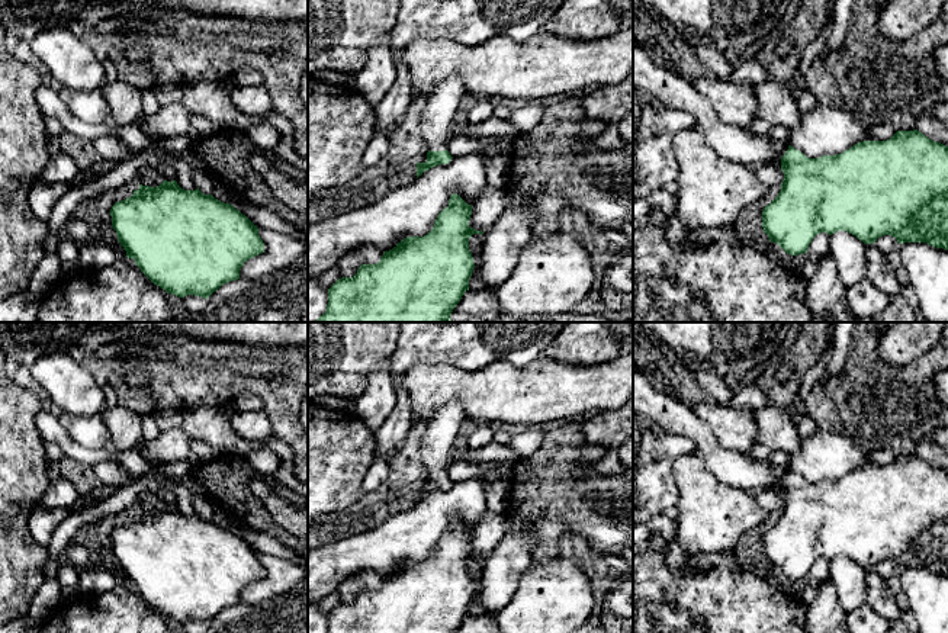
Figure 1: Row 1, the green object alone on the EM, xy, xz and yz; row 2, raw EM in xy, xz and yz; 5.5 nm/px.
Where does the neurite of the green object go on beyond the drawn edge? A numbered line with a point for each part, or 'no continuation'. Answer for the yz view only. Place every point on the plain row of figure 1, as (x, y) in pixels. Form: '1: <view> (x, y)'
1: yz (730, 466)

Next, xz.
1: xz (436, 444)

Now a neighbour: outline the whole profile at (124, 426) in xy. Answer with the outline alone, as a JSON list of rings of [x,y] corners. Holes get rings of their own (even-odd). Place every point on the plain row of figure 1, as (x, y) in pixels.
[[[122,405],[105,408],[103,422],[110,434],[110,441],[119,450],[135,450],[142,441],[141,415]]]

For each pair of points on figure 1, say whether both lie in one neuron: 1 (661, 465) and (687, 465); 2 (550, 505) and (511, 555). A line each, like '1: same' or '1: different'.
1: different
2: different

